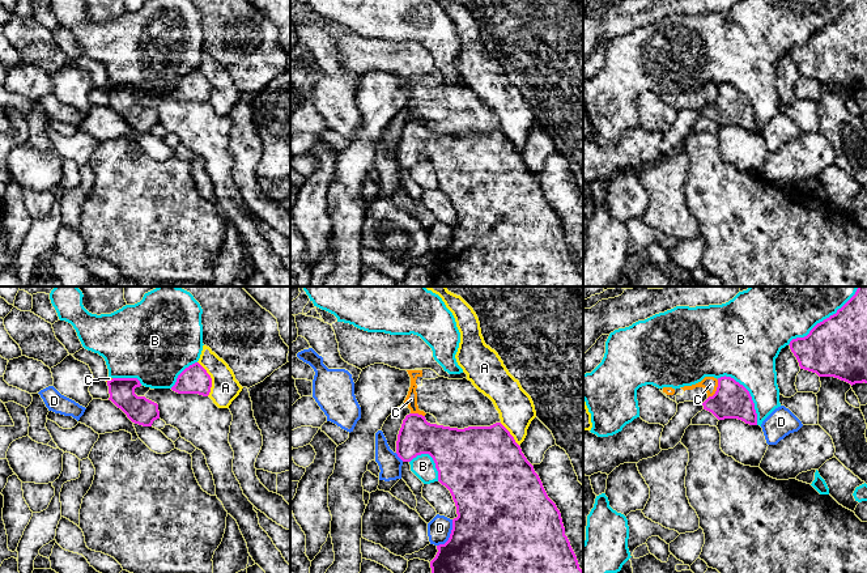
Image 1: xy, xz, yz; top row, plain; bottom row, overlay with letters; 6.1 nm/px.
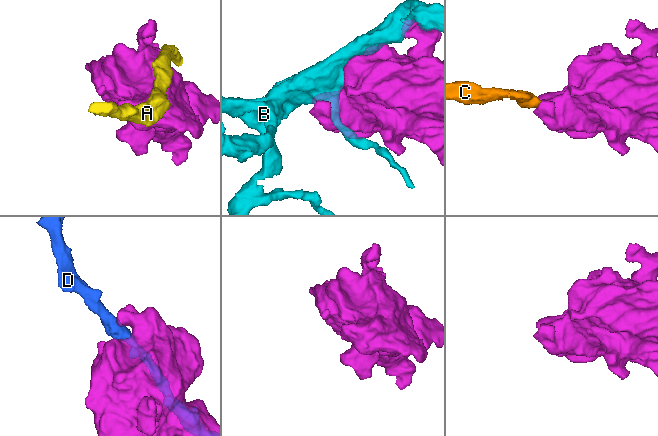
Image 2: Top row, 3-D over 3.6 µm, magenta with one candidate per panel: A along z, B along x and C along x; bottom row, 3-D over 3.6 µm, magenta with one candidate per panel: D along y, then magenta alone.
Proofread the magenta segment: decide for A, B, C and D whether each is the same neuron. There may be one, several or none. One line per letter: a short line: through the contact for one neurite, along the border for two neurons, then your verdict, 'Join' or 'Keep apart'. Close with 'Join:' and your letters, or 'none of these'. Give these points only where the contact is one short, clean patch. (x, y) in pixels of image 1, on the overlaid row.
A: Keep apart
B: Keep apart
C: Line: yz (718, 380), (715, 391), (708, 398). Keep apart
D: Keep apart
Join: none of these

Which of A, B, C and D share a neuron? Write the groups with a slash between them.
A / B / C / D

